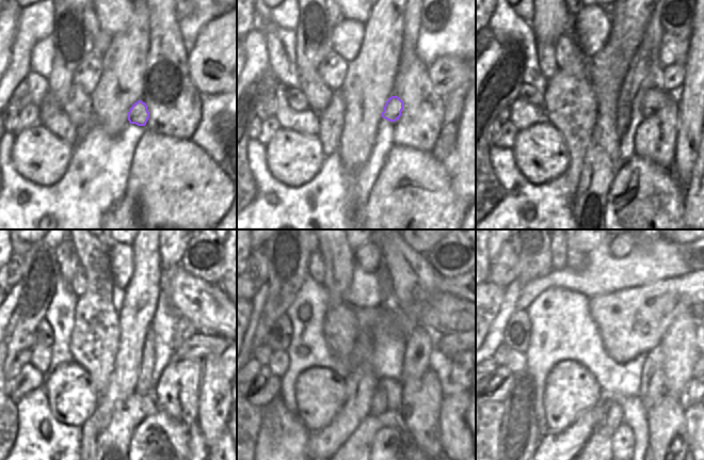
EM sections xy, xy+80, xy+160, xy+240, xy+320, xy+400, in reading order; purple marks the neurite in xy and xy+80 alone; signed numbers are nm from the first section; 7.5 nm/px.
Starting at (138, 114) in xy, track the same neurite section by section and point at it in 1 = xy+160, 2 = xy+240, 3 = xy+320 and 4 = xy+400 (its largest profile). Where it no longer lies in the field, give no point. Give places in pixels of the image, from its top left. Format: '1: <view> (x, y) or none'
1: xy+160 (654, 99)
2: xy+240 (198, 346)
3: xy+320 (449, 344)
4: none

